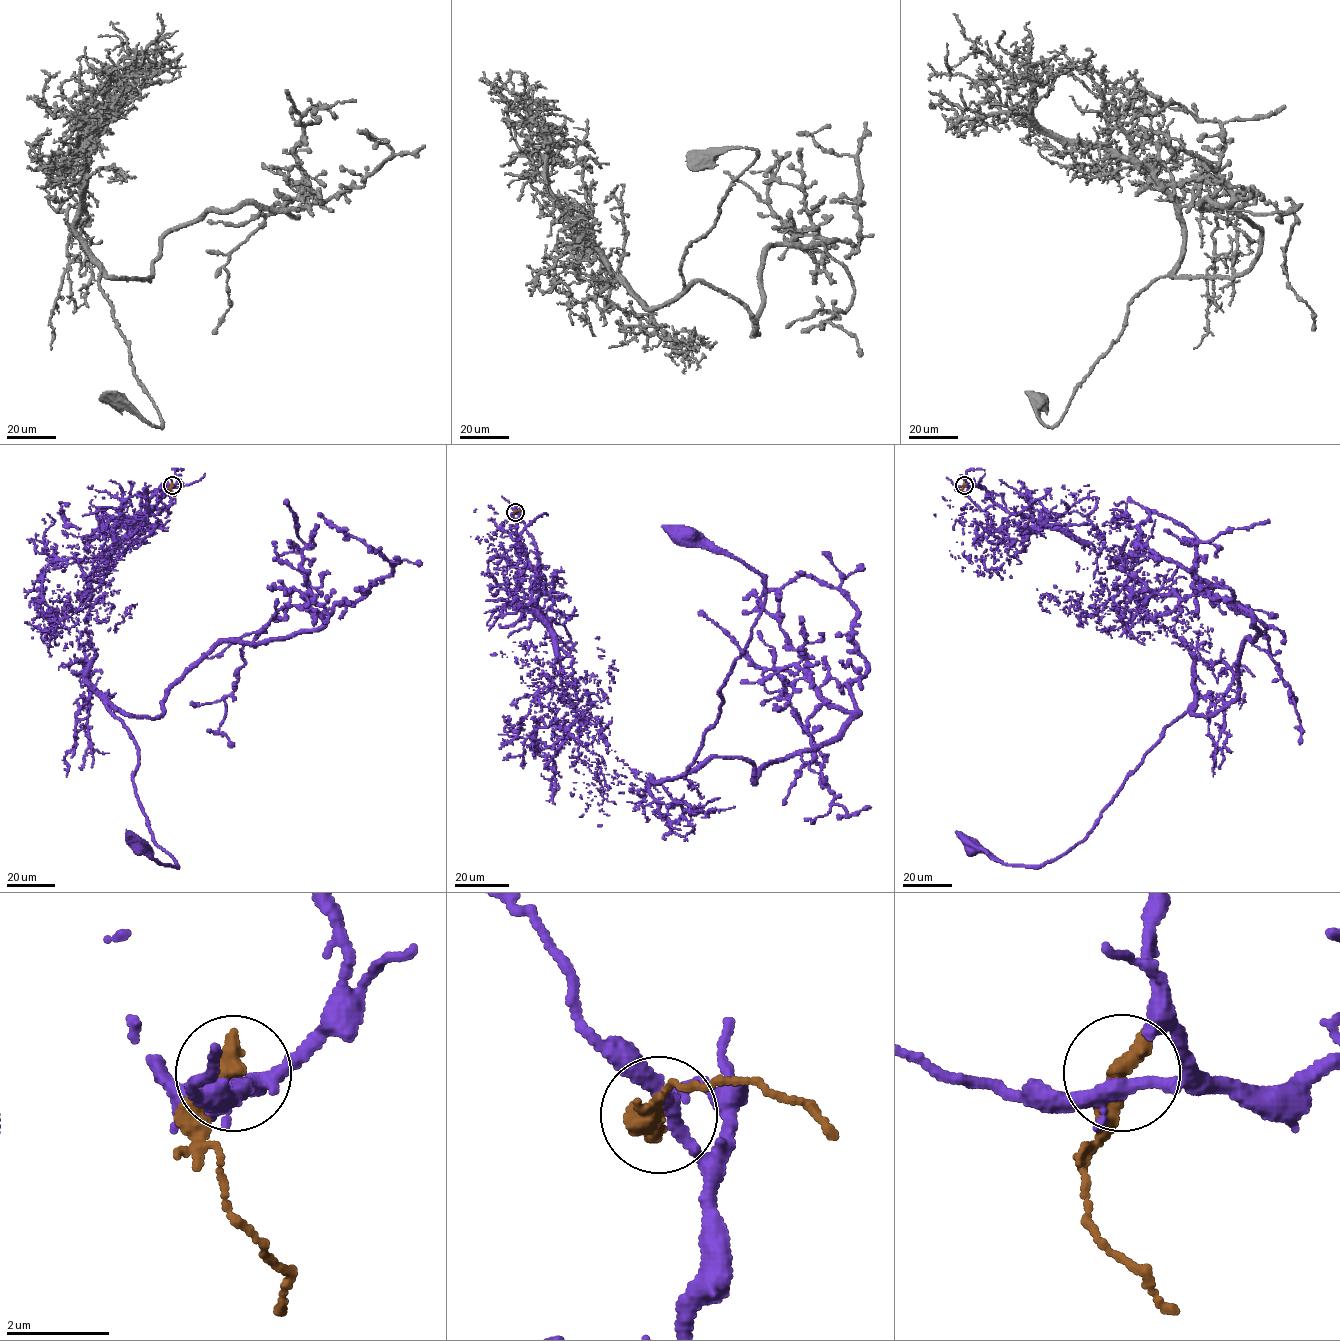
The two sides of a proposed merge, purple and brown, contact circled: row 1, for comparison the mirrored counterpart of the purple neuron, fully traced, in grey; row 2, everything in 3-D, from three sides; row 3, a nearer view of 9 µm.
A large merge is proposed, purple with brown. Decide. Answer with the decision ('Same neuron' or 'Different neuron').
Different neuron

